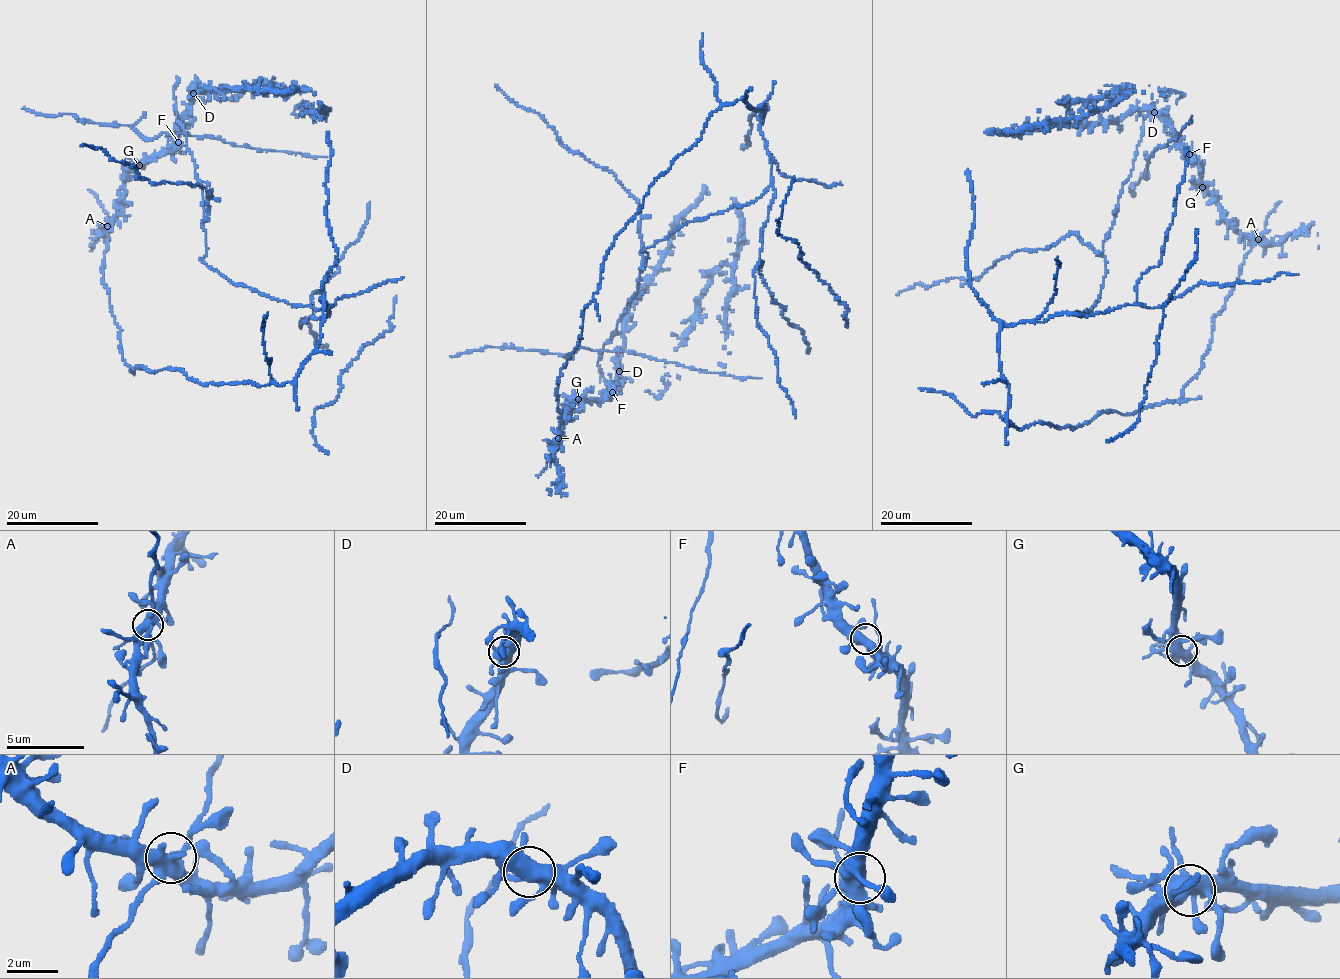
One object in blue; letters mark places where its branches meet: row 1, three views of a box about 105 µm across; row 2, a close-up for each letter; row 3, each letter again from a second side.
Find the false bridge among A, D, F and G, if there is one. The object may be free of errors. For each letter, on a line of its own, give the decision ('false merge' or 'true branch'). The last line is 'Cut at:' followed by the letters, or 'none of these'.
A: true branch
D: true branch
F: true branch
G: true branch
Cut at: none of these

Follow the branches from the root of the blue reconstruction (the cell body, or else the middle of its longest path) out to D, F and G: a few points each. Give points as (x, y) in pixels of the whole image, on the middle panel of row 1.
D: (614, 240), (583, 311), (579, 342), (557, 380), (557, 431), (566, 408), (607, 396), (619, 371)
F: (614, 240), (598, 290), (583, 311), (579, 342), (557, 380), (557, 431), (572, 403), (605, 398), (612, 392)
G: (614, 240), (604, 259), (598, 290), (583, 311), (579, 342), (557, 380), (557, 431), (566, 408), (578, 399)

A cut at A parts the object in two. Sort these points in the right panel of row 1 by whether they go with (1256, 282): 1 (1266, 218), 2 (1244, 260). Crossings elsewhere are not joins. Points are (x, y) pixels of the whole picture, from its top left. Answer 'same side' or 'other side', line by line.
1: other side
2: other side

